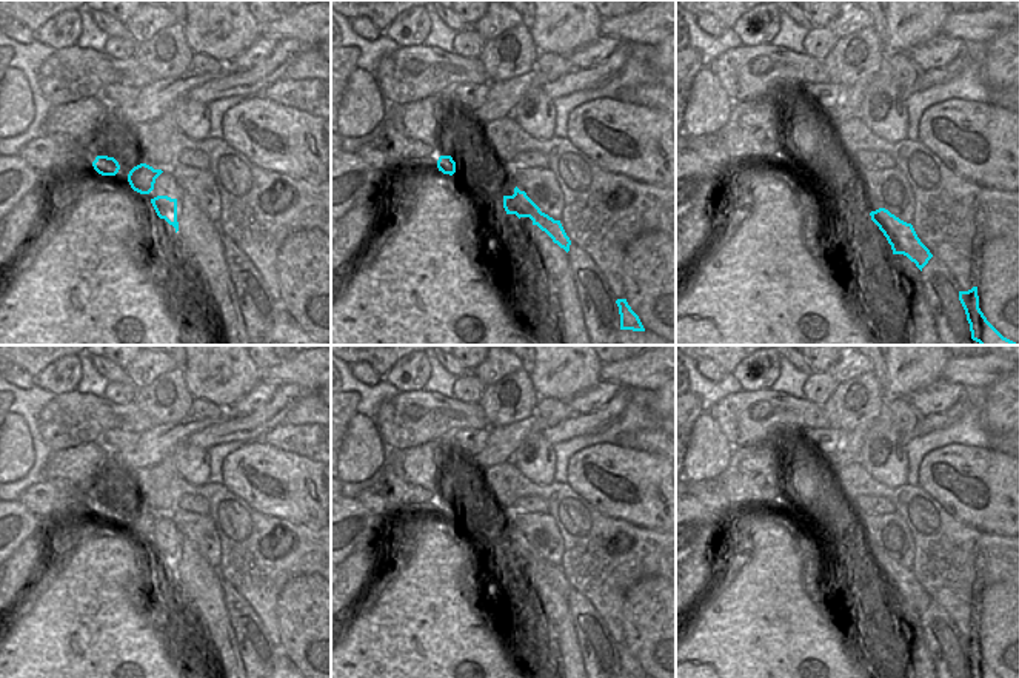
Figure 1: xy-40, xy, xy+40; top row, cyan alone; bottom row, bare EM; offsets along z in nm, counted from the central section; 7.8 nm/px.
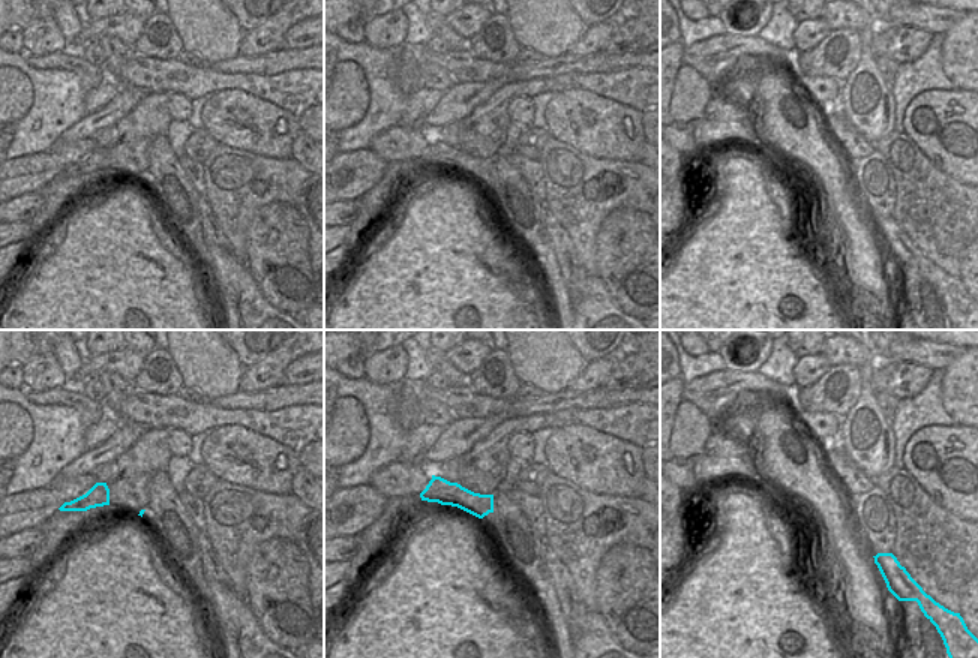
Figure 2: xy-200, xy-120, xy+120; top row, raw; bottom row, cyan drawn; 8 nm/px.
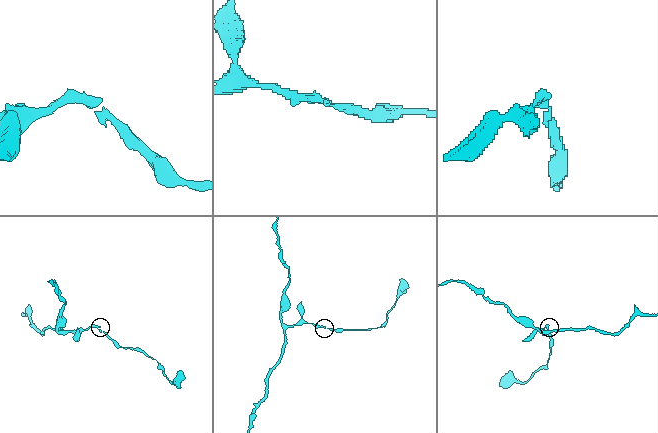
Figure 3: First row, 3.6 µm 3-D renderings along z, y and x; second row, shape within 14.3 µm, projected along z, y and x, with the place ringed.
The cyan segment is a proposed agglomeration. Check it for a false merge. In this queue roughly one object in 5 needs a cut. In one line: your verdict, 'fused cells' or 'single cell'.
single cell

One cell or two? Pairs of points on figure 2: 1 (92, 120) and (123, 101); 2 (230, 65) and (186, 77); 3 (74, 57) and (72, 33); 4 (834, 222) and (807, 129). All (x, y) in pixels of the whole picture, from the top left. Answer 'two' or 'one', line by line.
1: one
2: two
3: two
4: one

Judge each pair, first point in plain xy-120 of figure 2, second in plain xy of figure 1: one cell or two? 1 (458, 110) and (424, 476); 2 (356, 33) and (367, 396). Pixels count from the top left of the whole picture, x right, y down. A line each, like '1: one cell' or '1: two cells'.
1: two cells
2: two cells

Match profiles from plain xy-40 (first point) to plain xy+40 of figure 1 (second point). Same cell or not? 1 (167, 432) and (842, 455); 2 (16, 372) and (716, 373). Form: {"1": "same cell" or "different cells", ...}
{"1": "same cell", "2": "same cell"}

